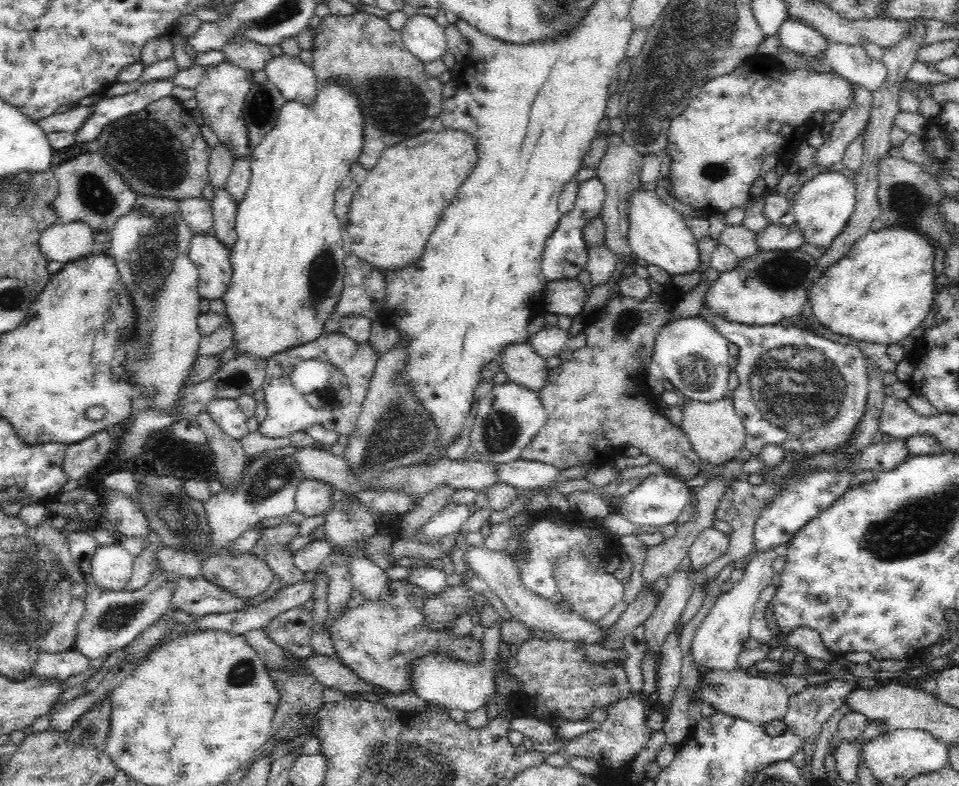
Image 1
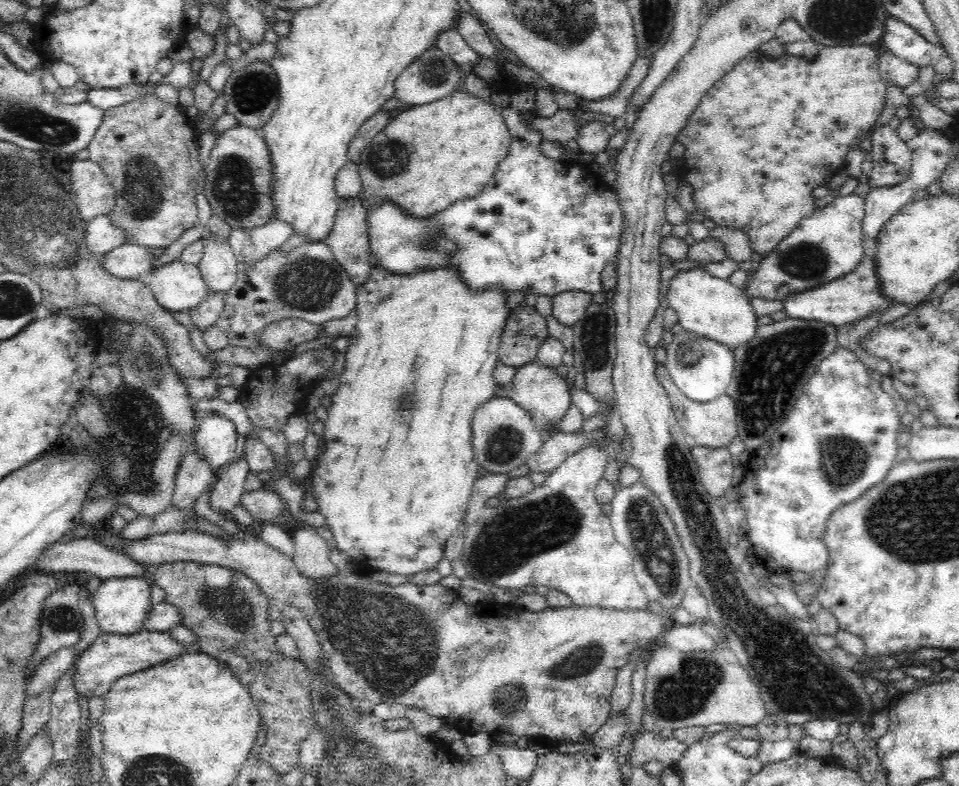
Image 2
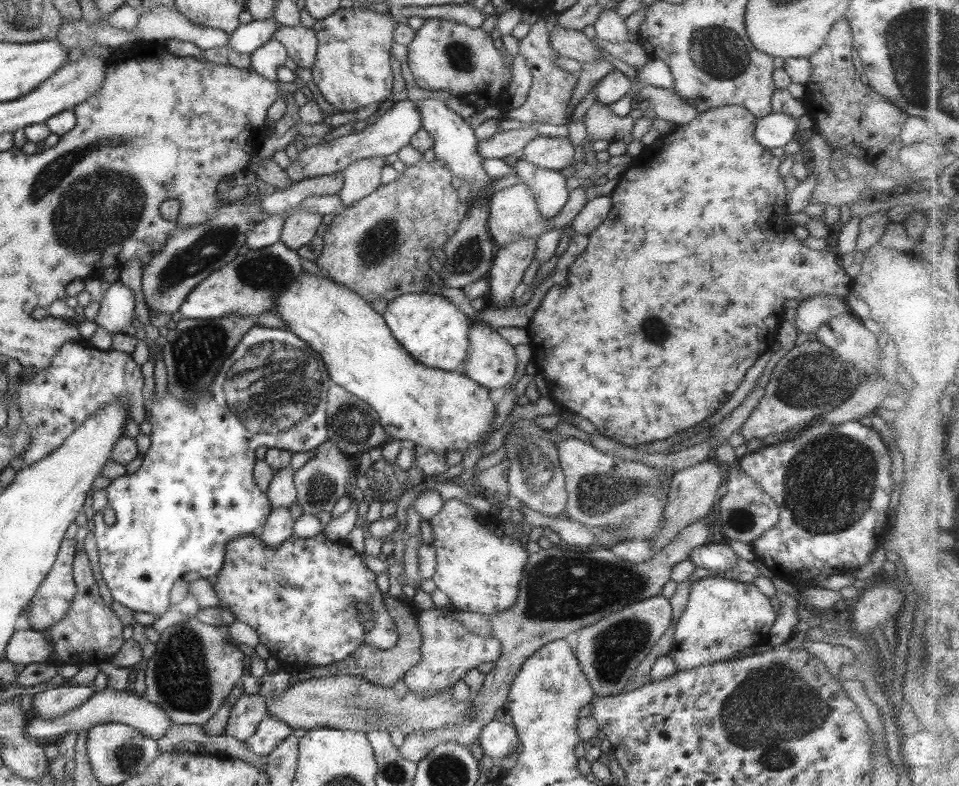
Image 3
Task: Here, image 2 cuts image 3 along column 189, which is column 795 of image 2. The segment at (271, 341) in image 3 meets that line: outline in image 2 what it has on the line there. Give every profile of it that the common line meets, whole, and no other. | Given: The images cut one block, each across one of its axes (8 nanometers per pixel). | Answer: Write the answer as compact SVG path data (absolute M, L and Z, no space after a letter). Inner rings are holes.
M838 346L838 349L834 354L830 355L823 362L820 362L816 373L806 382L802 394L797 397L796 405L791 410L789 418L785 420L784 424L780 426L780 429L769 439L768 443L762 444L758 447L758 450L754 452L749 458L748 463L745 466L746 473L743 476L743 480L737 486L738 503L739 506L745 512L745 519L748 523L749 529L746 534L746 545L749 546L749 550L758 560L758 564L762 564L769 574L777 577L779 580L783 580L785 571L794 570L794 572L804 572L804 574L811 574L825 568L828 564L829 552L824 546L823 528L827 521L828 515L832 510L836 509L840 504L846 504L853 502L864 494L866 490L870 489L870 486L874 486L877 482L880 482L885 476L890 467L896 464L896 452L898 452L898 445L896 444L900 418L894 411L895 402L891 396L884 392L883 388L879 386L871 378L870 371L863 366L863 363L858 360L849 349L842 346Z

